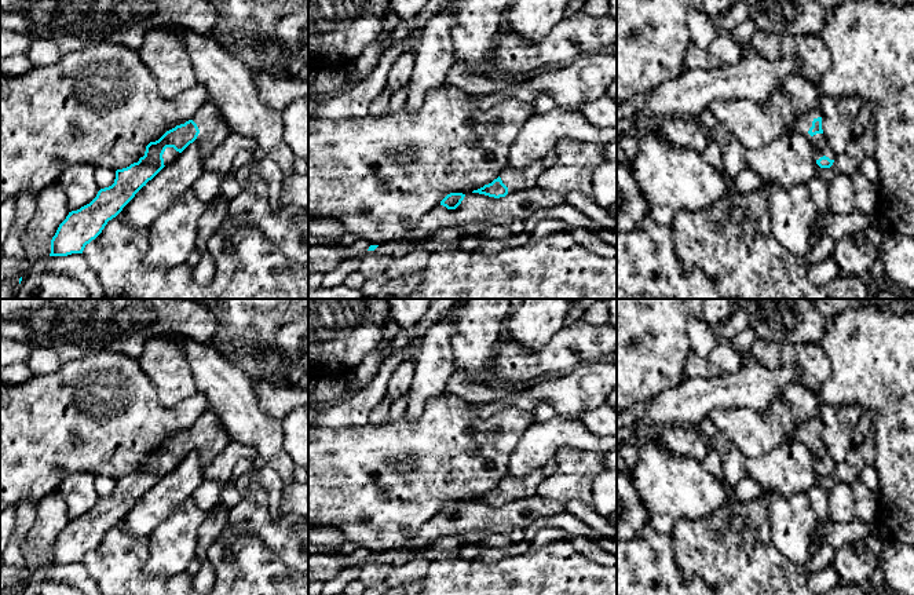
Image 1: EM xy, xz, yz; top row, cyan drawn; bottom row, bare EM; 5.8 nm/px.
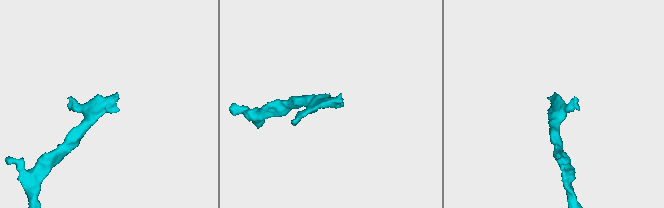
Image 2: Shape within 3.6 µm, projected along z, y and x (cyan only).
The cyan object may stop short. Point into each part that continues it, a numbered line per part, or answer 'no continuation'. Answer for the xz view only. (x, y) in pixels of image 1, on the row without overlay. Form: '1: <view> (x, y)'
1: xz (526, 486)

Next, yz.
1: yz (803, 431)

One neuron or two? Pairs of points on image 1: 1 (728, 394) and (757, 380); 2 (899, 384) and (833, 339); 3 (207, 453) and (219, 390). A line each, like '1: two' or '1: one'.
1: one
2: one
3: two

